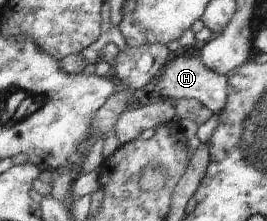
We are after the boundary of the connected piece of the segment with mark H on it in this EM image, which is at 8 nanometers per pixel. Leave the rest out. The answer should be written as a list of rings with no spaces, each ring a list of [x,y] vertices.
[[[179,55],[171,63],[168,63],[158,78],[157,87],[163,99],[170,101],[177,99],[198,99],[207,107],[210,107],[215,114],[227,105],[229,95],[229,80],[226,75],[210,70],[198,57]]]

